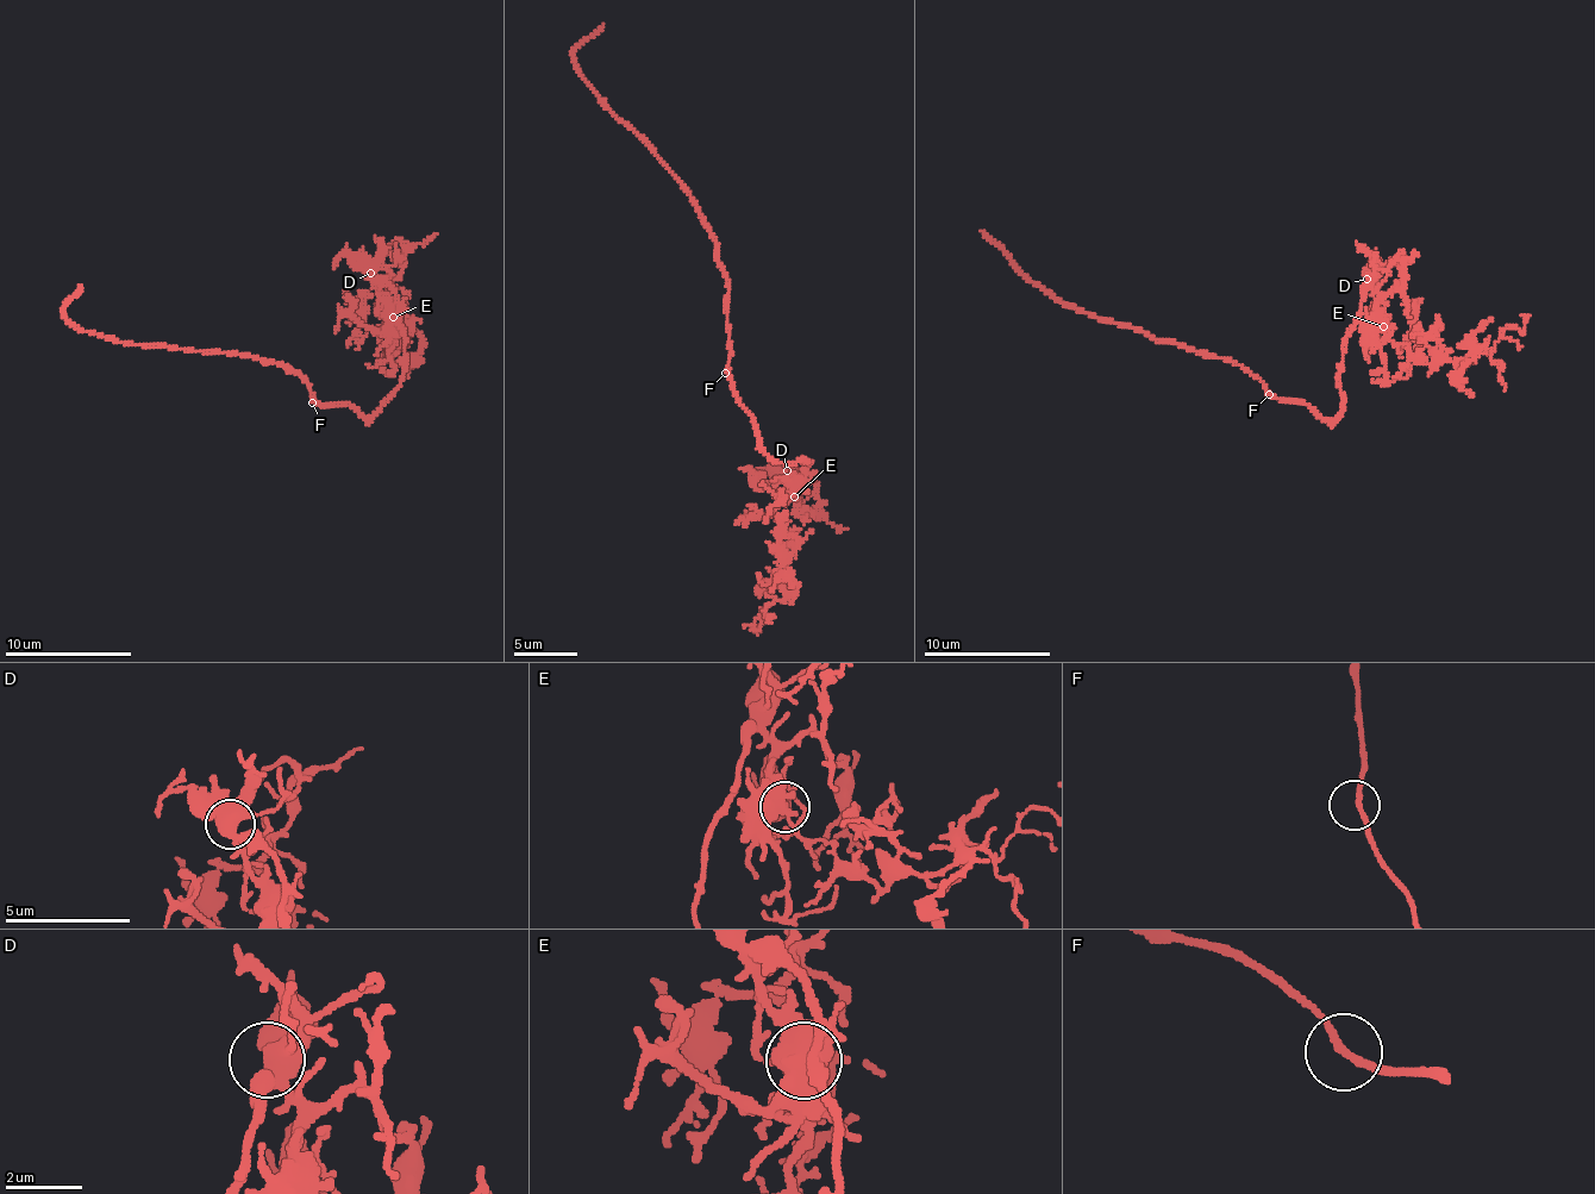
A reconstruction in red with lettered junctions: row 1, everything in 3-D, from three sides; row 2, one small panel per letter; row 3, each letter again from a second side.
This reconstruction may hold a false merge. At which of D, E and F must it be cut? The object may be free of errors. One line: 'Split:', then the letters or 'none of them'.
Split: E

